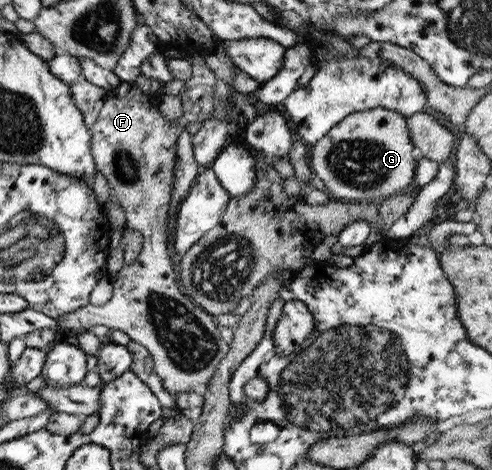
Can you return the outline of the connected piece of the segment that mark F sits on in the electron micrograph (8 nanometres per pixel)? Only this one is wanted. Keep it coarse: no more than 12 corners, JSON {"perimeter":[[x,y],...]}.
{"perimeter":[[119,81],[90,155],[143,244],[57,326],[123,331],[177,393],[229,350],[177,290],[166,220],[186,122]]}

